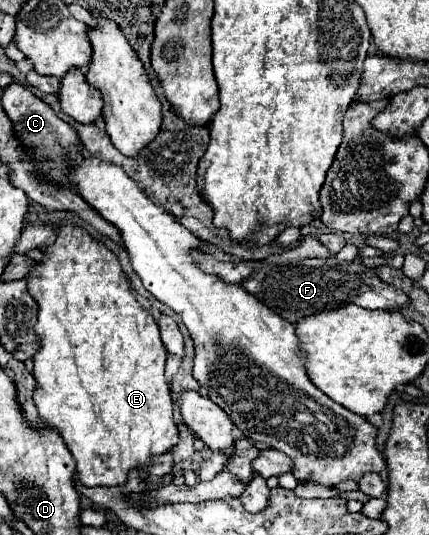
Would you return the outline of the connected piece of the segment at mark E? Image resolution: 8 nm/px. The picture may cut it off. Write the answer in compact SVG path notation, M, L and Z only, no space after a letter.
M63 221L57 227L57 239L53 245L49 247L41 247L43 251L43 259L39 263L35 263L35 267L29 271L27 275L27 289L31 293L31 297L37 301L39 305L39 315L37 315L37 325L35 325L35 333L39 337L39 351L33 357L35 363L35 371L33 377L37 381L37 389L35 389L35 405L39 409L39 417L43 423L47 423L49 427L57 429L59 435L63 437L67 449L71 451L73 459L75 459L75 471L79 481L85 487L117 487L123 485L127 481L127 473L131 469L141 469L141 465L151 463L151 459L155 455L163 455L167 453L173 445L177 445L179 435L177 435L177 425L173 419L173 399L171 399L171 389L169 383L165 379L165 359L167 359L167 349L163 347L163 341L159 337L159 329L157 329L157 321L151 317L151 313L147 309L143 309L137 299L135 293L131 291L131 281L127 279L127 275L123 273L117 257L97 239L93 239L85 229L77 227L71 221Z

